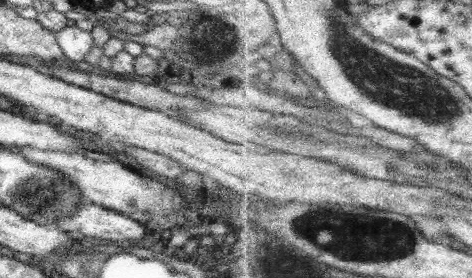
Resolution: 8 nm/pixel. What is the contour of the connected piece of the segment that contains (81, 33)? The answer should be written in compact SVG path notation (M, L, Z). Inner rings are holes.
M66 26L56 33L57 44L62 48L63 56L67 57L69 62L82 61L84 56L96 44L92 33L95 31L82 30L75 26Z

